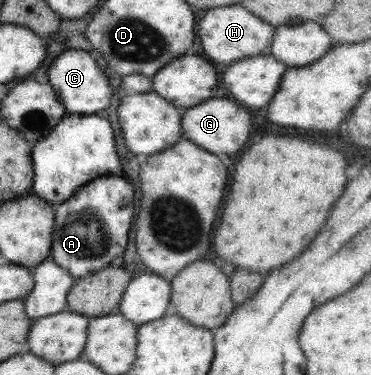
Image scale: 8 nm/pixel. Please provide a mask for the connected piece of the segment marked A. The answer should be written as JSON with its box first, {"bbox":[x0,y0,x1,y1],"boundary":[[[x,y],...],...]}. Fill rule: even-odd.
{"bbox":[49,175,134,279],"boundary":[[[116,175],[94,178],[77,187],[54,211],[49,259],[66,269],[74,279],[89,276],[109,266],[110,260],[120,255],[126,247],[130,221],[134,215],[132,197],[134,191],[130,183]],[[78,219],[84,221],[78,223]]]}

